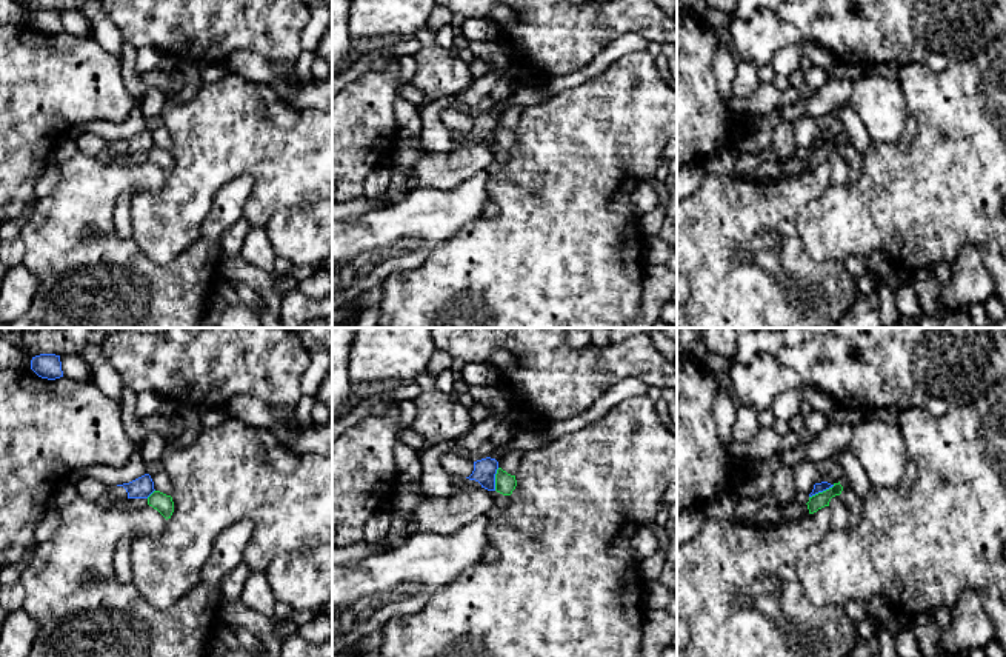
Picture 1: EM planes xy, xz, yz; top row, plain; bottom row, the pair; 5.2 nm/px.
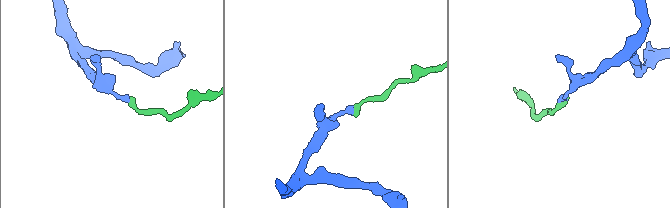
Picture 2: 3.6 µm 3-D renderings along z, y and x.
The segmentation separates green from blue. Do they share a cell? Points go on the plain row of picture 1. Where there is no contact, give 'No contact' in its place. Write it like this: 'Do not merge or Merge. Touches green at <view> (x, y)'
Do not merge. Touches green at yz (823, 146)

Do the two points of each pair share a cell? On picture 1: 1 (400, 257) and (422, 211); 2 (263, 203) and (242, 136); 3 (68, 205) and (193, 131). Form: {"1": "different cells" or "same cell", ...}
{"1": "same cell", "2": "same cell", "3": "different cells"}

